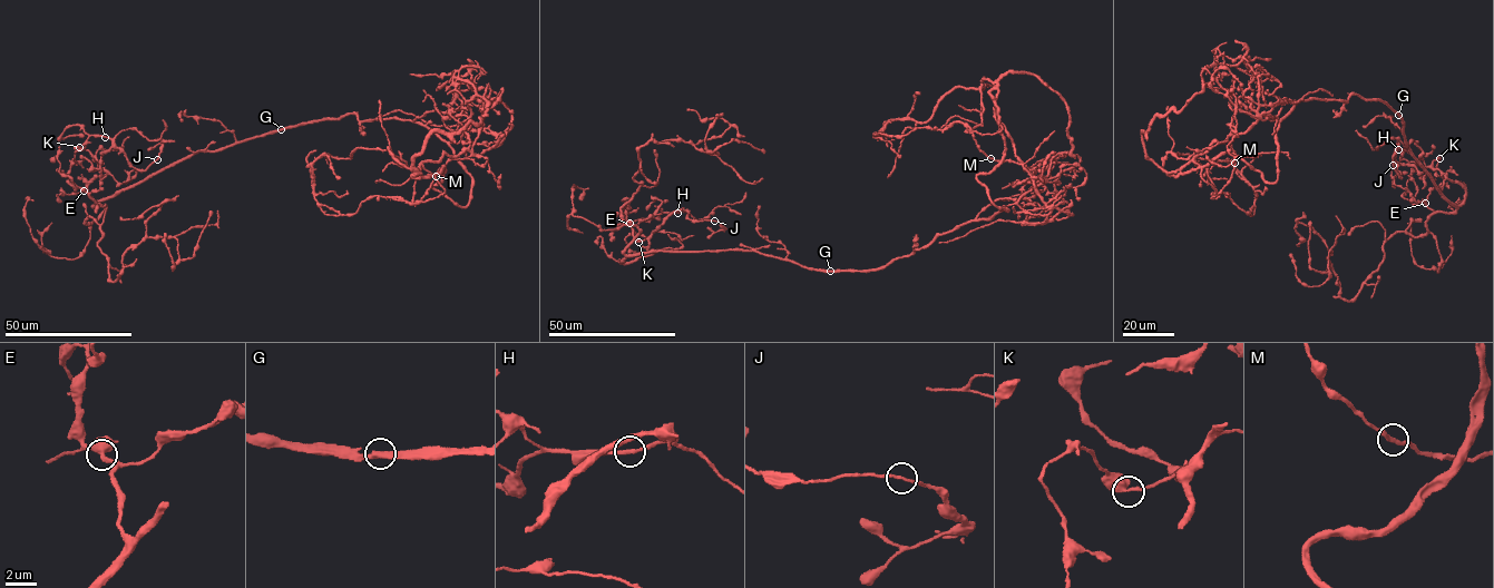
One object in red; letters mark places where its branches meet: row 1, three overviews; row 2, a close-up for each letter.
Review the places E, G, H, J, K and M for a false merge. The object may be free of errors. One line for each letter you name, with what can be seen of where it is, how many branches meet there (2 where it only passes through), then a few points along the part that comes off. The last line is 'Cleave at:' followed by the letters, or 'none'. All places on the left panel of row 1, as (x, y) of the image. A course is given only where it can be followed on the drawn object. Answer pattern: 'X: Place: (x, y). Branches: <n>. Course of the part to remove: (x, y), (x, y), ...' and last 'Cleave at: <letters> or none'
Cleave at: none

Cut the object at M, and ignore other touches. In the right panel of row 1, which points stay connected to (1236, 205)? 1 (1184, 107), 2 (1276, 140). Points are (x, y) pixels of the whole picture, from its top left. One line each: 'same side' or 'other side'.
1: other side
2: other side

